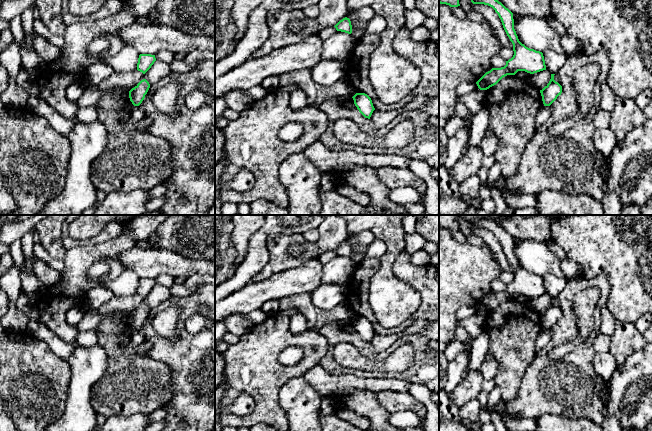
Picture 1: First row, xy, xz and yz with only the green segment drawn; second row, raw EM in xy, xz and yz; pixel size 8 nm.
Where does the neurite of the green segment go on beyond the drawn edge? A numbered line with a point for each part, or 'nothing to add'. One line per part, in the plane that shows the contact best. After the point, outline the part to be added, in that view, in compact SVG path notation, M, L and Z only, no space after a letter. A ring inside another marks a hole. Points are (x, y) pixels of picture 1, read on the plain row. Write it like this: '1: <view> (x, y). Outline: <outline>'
nothing to add

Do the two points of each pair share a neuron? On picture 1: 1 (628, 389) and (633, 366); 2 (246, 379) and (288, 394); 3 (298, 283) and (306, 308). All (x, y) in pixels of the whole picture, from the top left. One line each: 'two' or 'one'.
1: one
2: two
3: two

